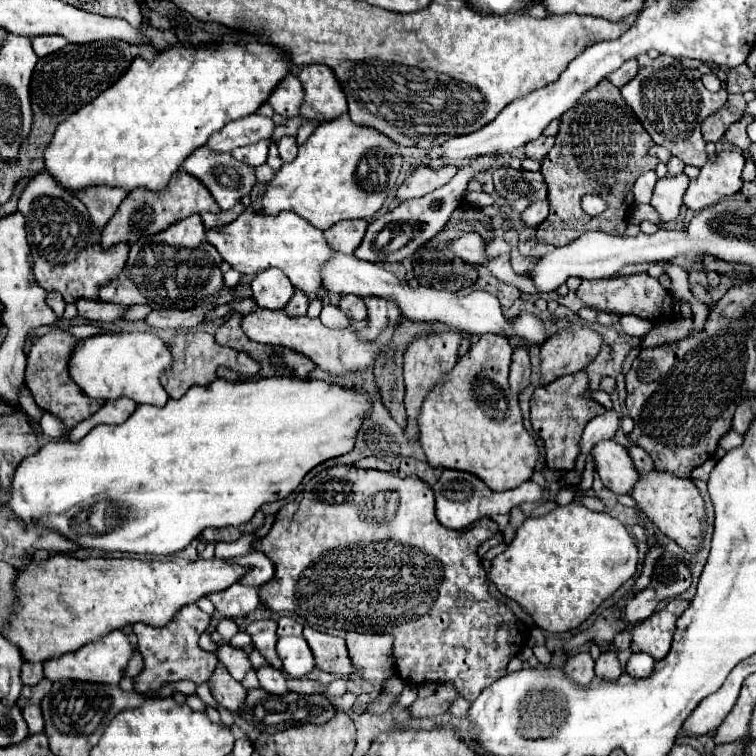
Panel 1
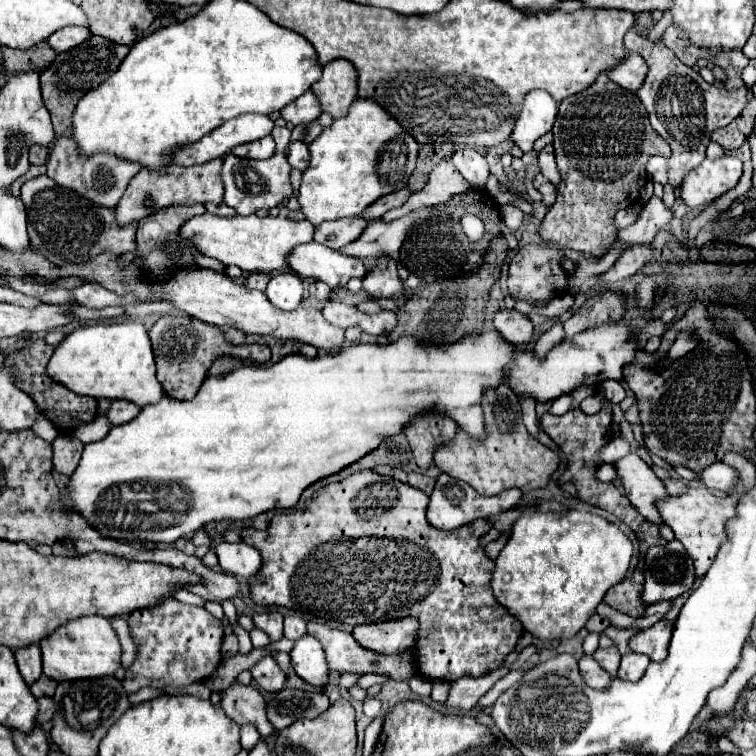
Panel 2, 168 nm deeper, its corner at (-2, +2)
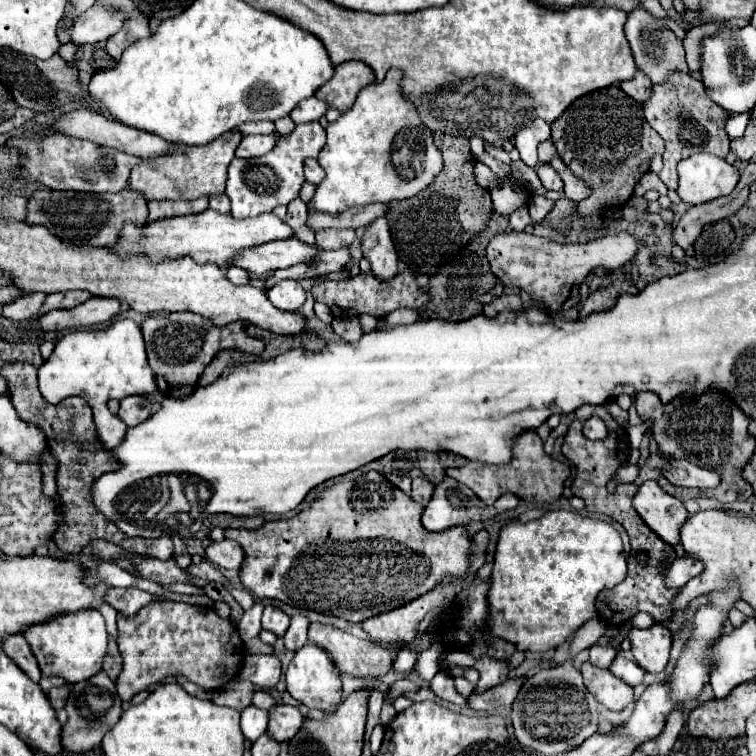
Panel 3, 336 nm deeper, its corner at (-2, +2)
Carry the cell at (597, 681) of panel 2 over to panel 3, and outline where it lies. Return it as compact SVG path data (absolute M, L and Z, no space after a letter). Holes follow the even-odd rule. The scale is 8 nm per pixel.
M590 662L582 664L584 686L610 710L624 710L630 702L634 702L632 688L616 678L610 670L600 670Z

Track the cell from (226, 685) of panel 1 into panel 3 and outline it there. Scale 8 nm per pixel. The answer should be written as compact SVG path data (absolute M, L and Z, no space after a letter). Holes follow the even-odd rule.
M276 704L274 708L270 708L268 718L270 722L268 722L266 732L270 738L278 742L288 742L300 730L300 724L304 722L300 710L286 704Z

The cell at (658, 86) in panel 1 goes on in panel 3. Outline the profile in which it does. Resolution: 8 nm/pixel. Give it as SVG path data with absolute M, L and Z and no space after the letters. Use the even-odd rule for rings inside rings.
M672 72L662 84L654 84L652 96L642 104L644 116L648 124L664 138L666 152L664 152L664 168L658 174L660 180L668 188L678 186L678 174L676 164L692 154L698 152L710 152L720 158L726 158L730 148L730 138L726 134L726 122L730 118L730 112L718 106L714 100L710 100L706 86L700 80L694 80L688 72ZM718 110L718 116L716 116Z

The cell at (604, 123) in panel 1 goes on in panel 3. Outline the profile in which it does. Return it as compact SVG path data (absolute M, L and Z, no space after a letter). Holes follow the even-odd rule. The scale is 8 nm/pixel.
M608 86L590 94L580 96L578 100L574 100L558 120L552 122L552 142L558 150L558 156L564 160L564 164L572 170L574 176L580 176L580 180L584 180L590 188L590 196L576 202L576 212L592 222L592 226L598 230L602 226L602 216L608 210L616 210L622 208L630 196L634 194L634 186L638 184L638 180L642 178L642 174L650 172L650 160L656 154L664 154L664 140L662 136L644 120L644 112L642 112L642 104L638 104L636 100L632 100L624 90L620 90L618 86Z

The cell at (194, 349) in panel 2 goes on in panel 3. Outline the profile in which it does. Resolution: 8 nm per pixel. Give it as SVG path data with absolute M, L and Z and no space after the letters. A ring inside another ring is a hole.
M190 312L150 316L142 322L142 334L146 342L148 362L156 376L158 390L170 398L190 396L196 390L200 374L220 350L234 348L234 350L242 350L248 354L256 354L256 356L264 352L264 342L250 338L244 332L242 322L234 322L234 324L220 328L220 326L214 326L210 320L204 320L202 316L196 316Z

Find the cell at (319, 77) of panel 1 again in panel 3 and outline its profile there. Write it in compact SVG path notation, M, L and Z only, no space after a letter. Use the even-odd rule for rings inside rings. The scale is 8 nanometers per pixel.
M344 62L334 68L334 76L316 90L316 96L330 108L348 112L354 106L358 92L372 82L372 68L364 62Z

